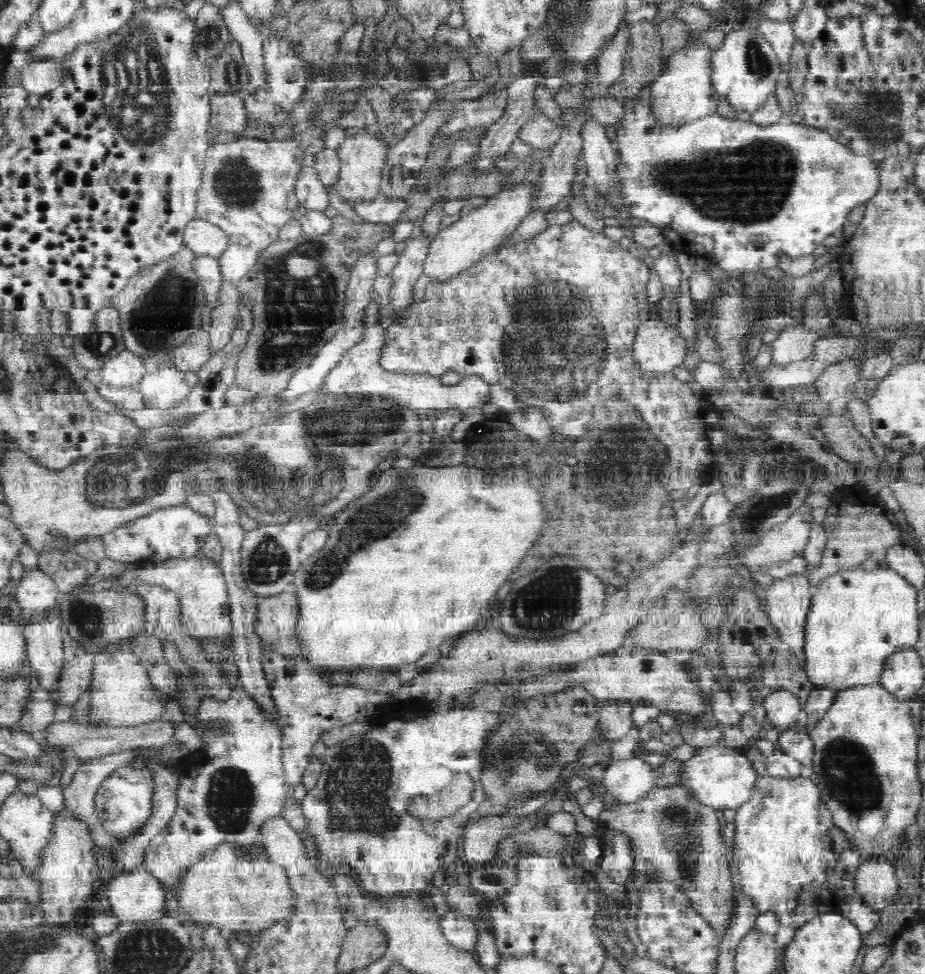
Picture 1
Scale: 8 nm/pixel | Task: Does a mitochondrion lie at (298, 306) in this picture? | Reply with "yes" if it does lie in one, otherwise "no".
yes

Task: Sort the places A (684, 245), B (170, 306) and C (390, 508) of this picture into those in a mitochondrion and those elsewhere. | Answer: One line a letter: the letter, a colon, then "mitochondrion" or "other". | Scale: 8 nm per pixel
A: other
B: mitochondrion
C: mitochondrion

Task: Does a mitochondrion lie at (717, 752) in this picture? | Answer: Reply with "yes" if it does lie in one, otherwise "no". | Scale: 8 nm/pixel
no

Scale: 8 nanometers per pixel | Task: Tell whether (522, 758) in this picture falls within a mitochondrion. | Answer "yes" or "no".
yes

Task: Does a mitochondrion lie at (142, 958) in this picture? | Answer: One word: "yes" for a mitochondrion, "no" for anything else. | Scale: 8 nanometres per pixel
yes

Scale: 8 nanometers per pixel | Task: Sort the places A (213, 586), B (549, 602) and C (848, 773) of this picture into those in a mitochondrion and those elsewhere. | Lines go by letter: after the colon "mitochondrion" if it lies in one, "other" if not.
A: other
B: mitochondrion
C: mitochondrion

